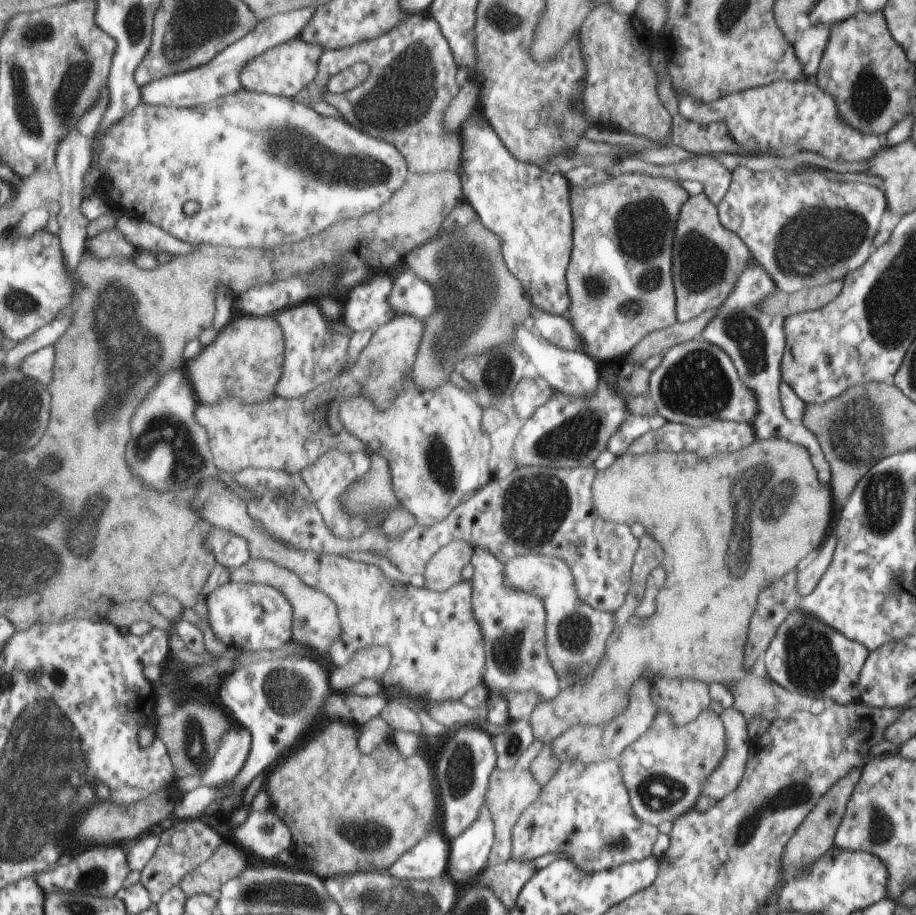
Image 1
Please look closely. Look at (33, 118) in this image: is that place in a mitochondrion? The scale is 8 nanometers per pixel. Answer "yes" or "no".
yes

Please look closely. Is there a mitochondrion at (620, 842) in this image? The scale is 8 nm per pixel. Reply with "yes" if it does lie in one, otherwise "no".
yes

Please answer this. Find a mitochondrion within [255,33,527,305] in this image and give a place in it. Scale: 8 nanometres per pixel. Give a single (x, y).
(404, 93)

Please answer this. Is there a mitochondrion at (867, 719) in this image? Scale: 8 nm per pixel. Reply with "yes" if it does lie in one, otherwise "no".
no

